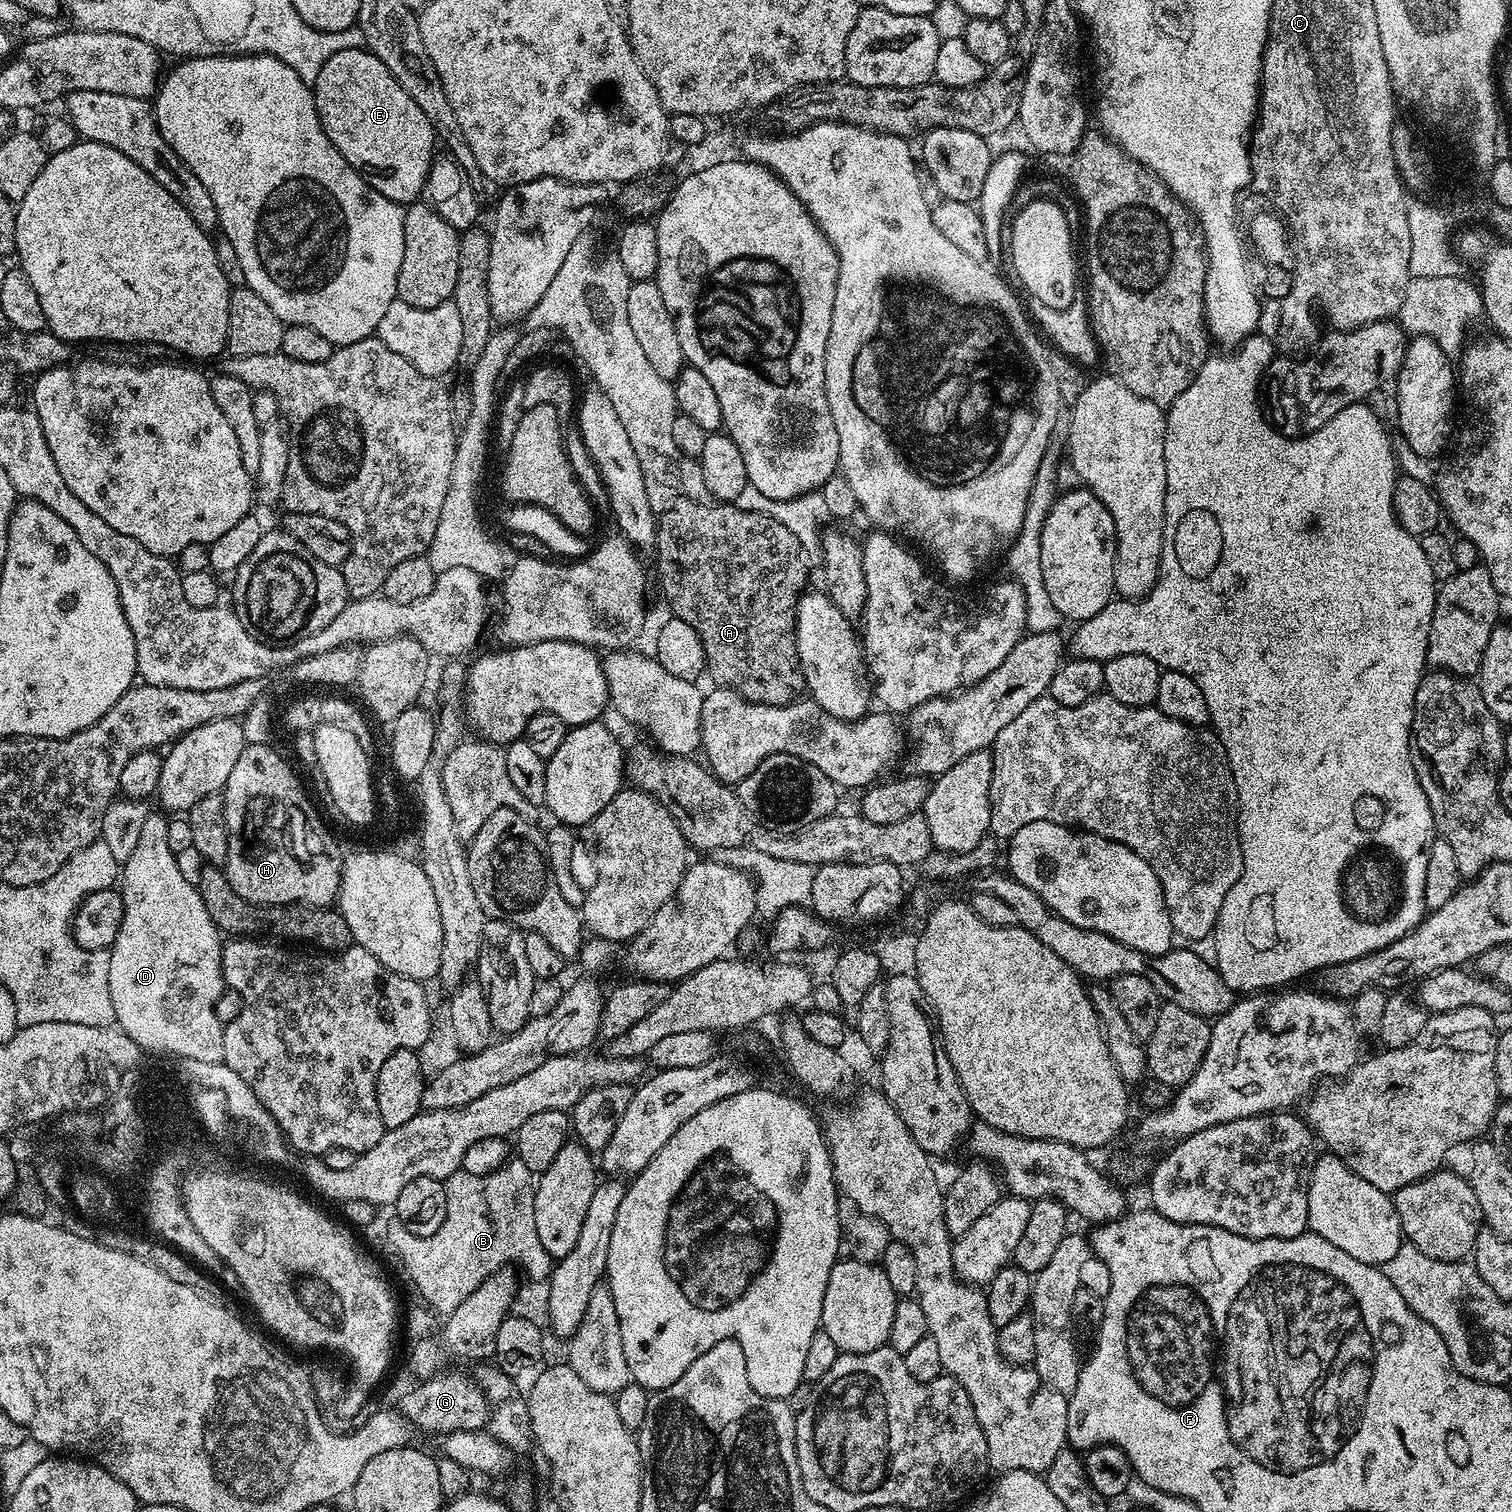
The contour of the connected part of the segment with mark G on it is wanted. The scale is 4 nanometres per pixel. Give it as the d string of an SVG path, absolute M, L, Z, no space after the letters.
M438 1374L419 1381L400 1400L398 1411L417 1431L445 1436L451 1432L474 1432L487 1427L489 1406L485 1394L472 1379L462 1374Z

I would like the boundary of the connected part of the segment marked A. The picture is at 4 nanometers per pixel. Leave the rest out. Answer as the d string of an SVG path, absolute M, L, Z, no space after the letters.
M676 498L659 513L656 526L656 543L654 545L655 552L656 572L660 575L660 588L664 591L669 606L672 607L671 615L675 619L694 626L698 638L702 638L702 650L704 651L707 675L709 677L712 675L719 687L734 690L742 699L755 704L782 706L783 704L793 703L806 688L804 671L800 668L800 659L796 649L796 603L800 601L801 595L806 588L804 583L808 580L808 564L804 561L806 552L801 545L800 539L786 526L782 526L782 522L778 522L762 512L742 510L732 502L695 504L693 500Z

